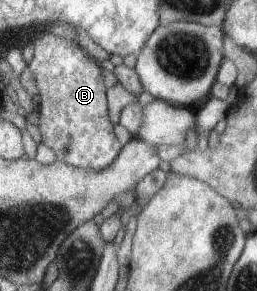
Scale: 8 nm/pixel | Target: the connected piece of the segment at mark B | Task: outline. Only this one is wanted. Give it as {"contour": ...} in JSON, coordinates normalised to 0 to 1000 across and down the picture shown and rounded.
{"contour":[[[179,107],[132,148],[132,189],[109,237],[140,271],[156,323],[152,447],[160,491],[210,519],[226,550],[249,553],[304,581],[397,588],[467,533],[479,498],[447,460],[444,426],[420,402],[412,347],[412,289],[401,278],[401,234],[362,196],[346,192],[300,144],[233,131]]]}

